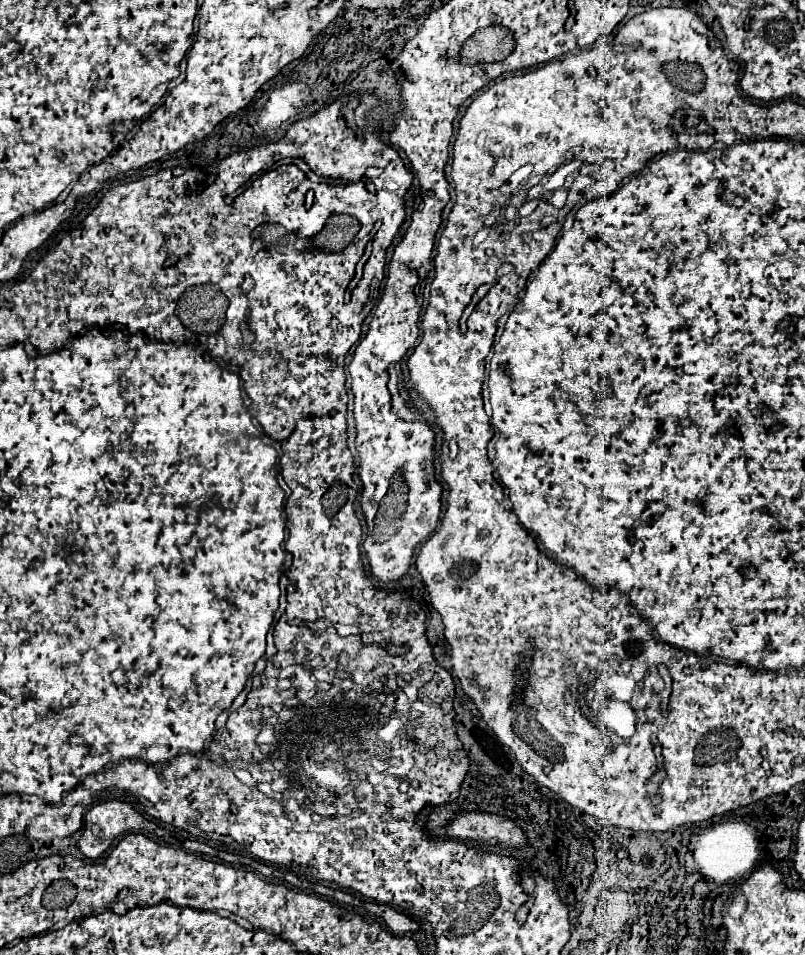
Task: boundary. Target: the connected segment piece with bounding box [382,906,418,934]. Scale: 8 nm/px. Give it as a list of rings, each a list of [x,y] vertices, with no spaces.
[[[390,906],[384,910],[382,918],[384,918],[384,922],[388,924],[388,928],[390,928],[392,932],[398,932],[398,934],[402,934],[402,932],[418,930],[418,924],[416,924],[416,922],[412,922],[408,916],[400,914],[398,910],[394,910],[394,908],[390,908]]]

